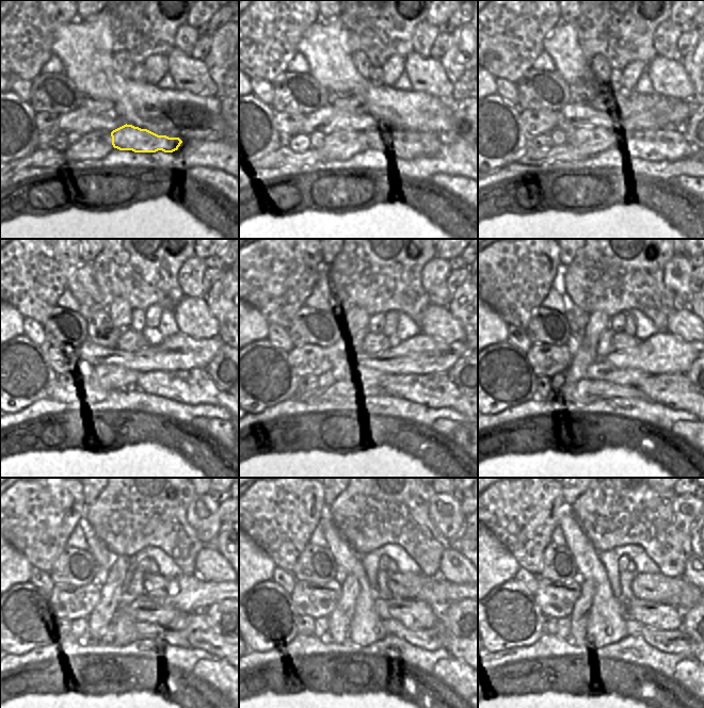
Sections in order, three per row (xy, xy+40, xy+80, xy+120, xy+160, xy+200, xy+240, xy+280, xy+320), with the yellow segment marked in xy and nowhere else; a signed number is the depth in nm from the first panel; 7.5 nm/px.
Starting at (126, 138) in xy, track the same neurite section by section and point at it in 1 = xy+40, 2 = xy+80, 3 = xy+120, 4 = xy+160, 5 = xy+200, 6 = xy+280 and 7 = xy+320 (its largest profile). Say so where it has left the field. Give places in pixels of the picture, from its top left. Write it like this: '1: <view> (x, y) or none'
1: xy+40 (408, 142)
2: xy+80 (665, 144)
3: xy+120 (193, 387)
4: xy+160 (435, 390)
5: xy+200 (675, 391)
6: xy+280 (456, 646)
7: xy+320 (694, 653)

